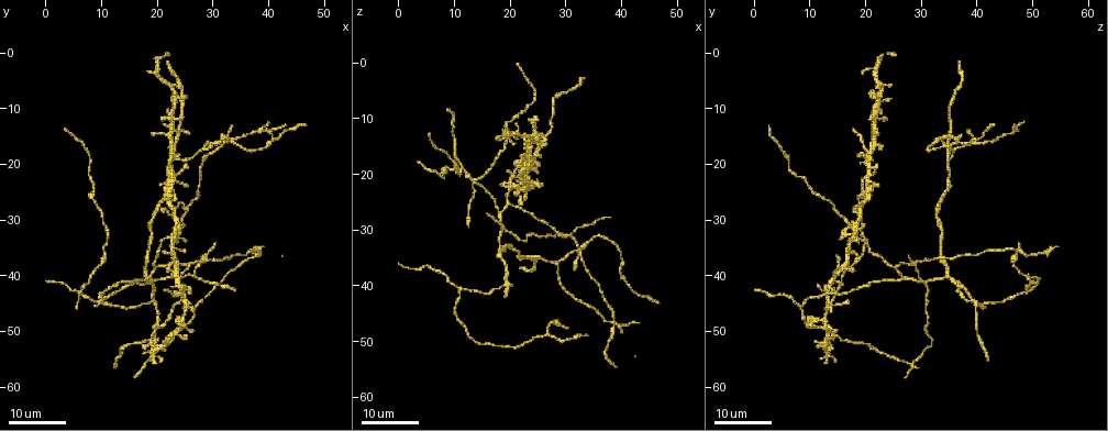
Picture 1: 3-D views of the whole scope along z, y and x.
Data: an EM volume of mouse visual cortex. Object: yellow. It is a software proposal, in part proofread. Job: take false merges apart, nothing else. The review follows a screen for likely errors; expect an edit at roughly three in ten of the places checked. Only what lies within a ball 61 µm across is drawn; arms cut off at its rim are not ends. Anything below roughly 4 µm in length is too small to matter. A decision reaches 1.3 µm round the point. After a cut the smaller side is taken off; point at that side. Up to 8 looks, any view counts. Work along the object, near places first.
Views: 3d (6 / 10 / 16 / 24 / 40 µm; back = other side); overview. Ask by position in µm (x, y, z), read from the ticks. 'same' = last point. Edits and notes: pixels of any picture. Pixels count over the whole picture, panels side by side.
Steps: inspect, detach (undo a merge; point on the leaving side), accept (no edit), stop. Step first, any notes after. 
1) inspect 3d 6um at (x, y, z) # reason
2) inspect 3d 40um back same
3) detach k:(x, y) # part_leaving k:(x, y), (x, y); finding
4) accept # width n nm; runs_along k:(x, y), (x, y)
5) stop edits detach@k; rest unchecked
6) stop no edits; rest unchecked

inspect 3d 24um at (20.0, 38.5, 25.5) # branch point

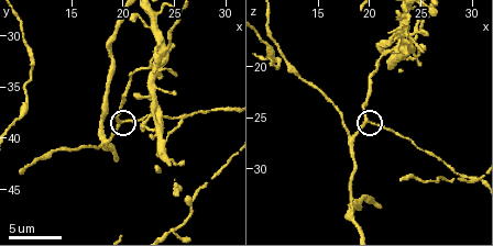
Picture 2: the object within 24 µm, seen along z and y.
inspect 3d 6um at (20.0, 38.6, 25.4)

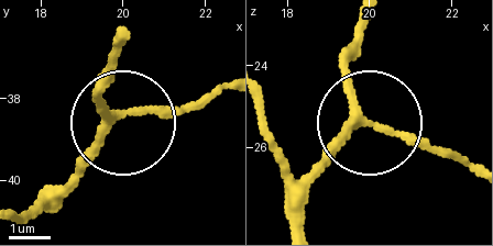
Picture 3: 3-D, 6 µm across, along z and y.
accept # runs_along 3:(305, 220), (308, 189), (358, 129), (379, 125), (459, 154); continuous, no second neuron

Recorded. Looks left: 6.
inspect 3d 24um at (23.5, 31.5, 17.5) # four or more arms meet

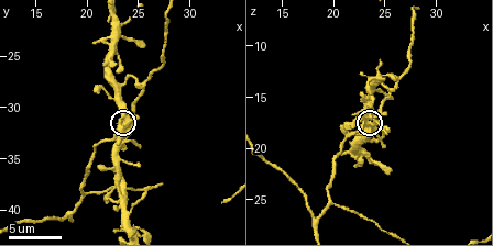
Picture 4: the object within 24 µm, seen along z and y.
inspect 3d 6um same # closer look

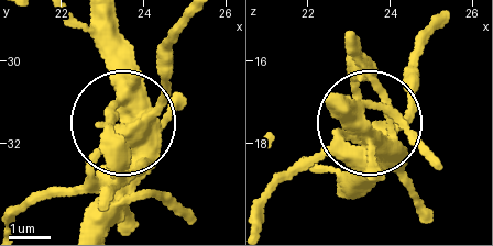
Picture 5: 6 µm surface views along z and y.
accept # runs_along 5:(20, 213), (73, 185), (156, 101), (174, 31); all the same neuron

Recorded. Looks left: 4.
inspect 3d 24um at (27.0, 40.0, 48.5) # three-way junction

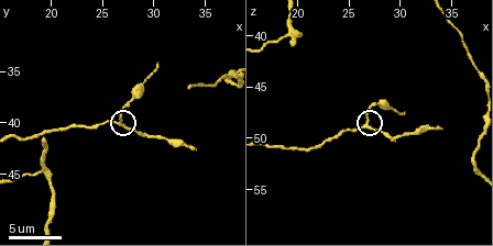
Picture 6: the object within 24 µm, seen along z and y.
inspect 3d 10um at (27.0, 40.2, 48.8)

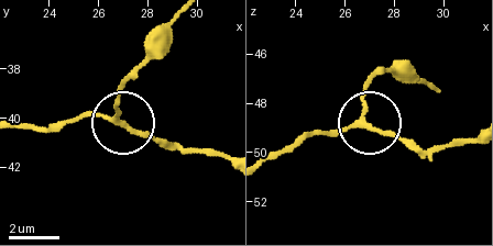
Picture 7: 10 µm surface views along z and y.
accept # arms 3; runs_along 7:(265, 161), (309, 136), (360, 126), (371, 74); all the same neuron

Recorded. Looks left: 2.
inspect 3d 24um at (19.0, 44.5, 40.0) # three arms meet

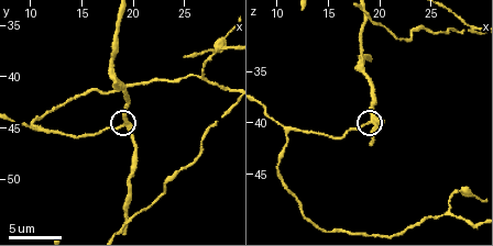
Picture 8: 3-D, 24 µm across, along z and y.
inspect 3d 6um same

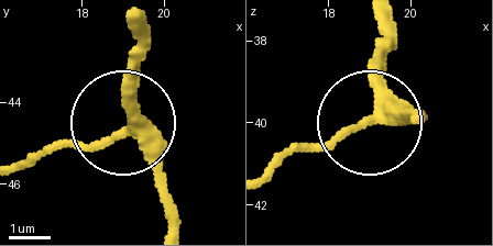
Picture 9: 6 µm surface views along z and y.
accept # arms 3; runs_along 9:(378, 20), (371, 122), (427, 114); one neuron here

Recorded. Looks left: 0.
stop no edits; rest unchecked

